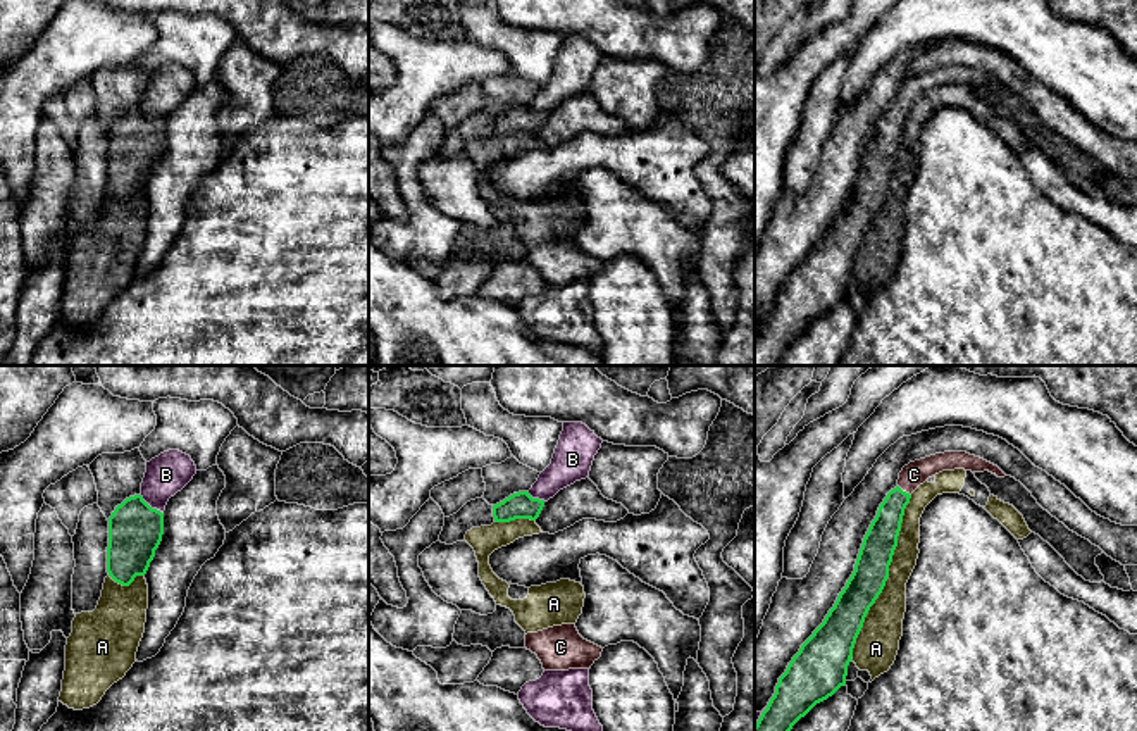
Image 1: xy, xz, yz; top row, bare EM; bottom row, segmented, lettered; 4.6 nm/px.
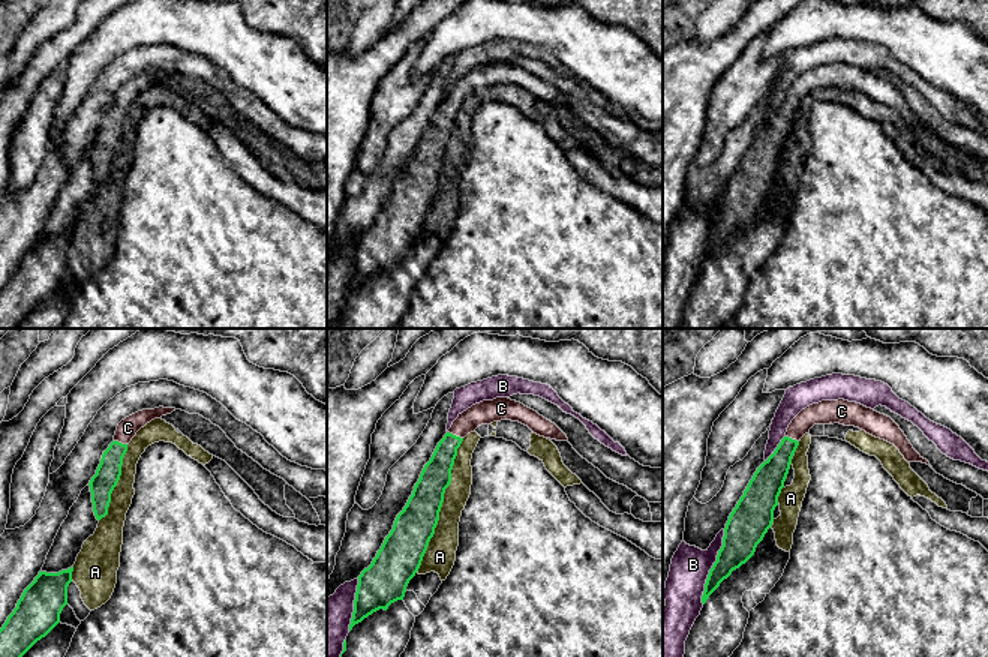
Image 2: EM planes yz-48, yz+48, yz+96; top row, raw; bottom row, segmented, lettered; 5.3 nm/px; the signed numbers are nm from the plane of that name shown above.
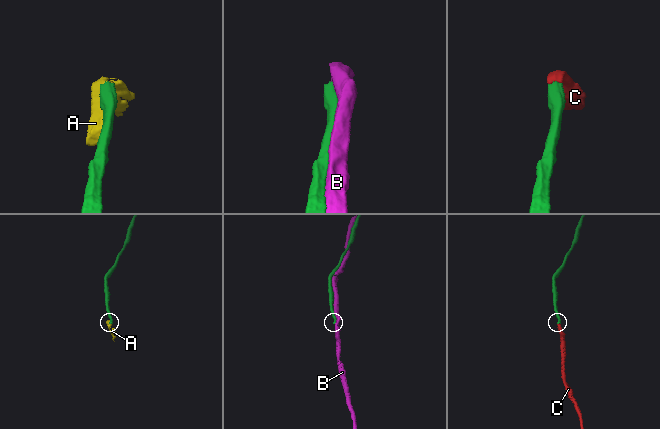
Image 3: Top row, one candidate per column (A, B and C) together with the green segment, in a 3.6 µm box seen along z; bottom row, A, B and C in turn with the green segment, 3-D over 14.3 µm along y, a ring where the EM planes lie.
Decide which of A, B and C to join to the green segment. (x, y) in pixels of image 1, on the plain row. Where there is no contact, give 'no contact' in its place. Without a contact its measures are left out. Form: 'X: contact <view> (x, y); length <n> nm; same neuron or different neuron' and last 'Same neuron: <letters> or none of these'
A: contact yz (888, 190); length 800 nm; different neuron
B: contact xy (149, 119); length 150 nm; different neuron
C: contact yz (905, 106); length 80 nm; same neuron
Same neuron: C

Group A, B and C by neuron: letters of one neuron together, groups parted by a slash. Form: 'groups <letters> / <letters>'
groups A / B / C

